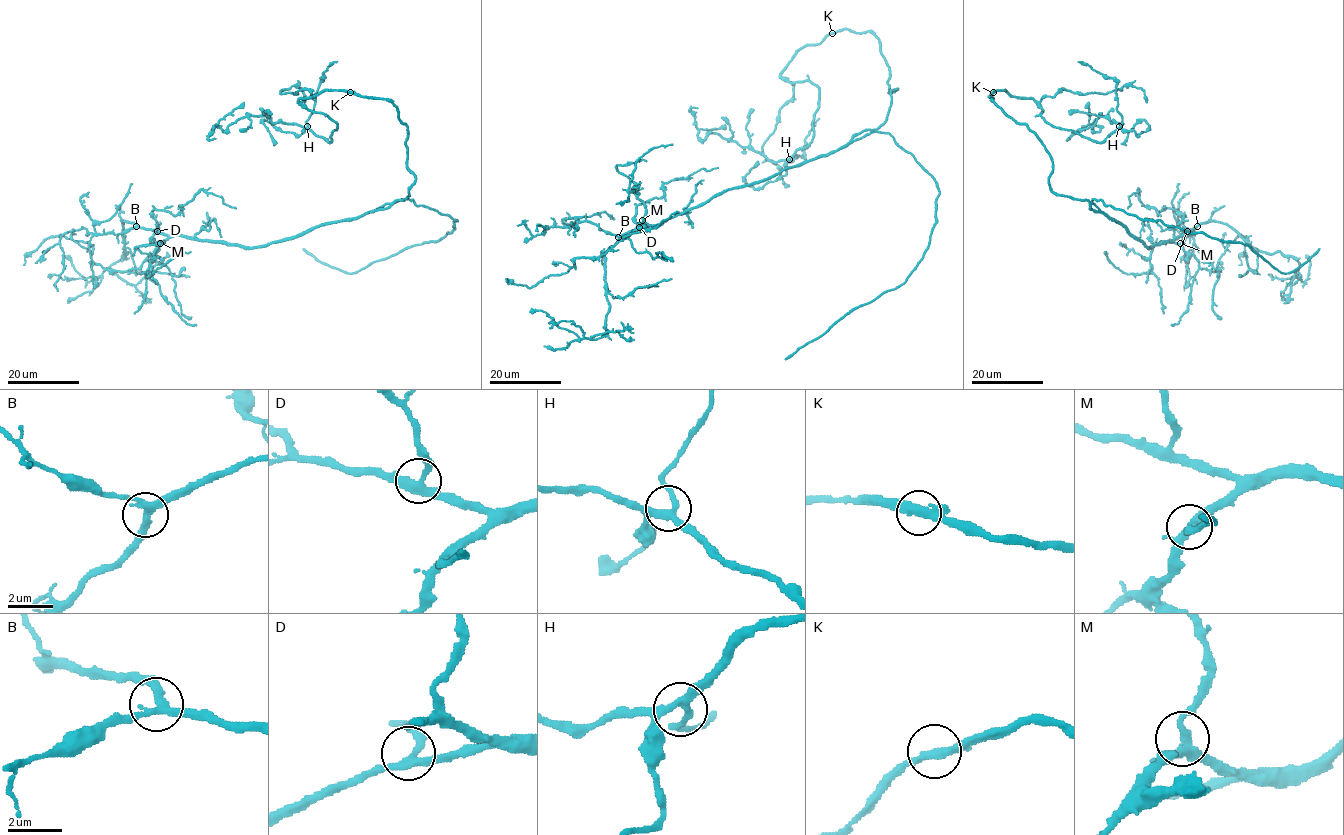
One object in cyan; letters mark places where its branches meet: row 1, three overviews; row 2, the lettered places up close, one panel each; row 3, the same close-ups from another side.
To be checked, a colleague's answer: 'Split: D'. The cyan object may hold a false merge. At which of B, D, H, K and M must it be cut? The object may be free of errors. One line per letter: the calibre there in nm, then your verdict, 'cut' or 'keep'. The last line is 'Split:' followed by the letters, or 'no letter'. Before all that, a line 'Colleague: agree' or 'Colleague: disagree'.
Colleague: disagree
B: calibre 280 nm; keep
D: calibre 280 nm; keep
H: calibre 280 nm; keep
K: calibre 280 nm; keep
M: calibre 280 nm; keep
Split: no letter

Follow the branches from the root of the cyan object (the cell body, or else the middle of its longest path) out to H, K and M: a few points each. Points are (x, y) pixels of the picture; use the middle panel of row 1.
H: (891, 99), (872, 33), (805, 45), (781, 75), (815, 84), (818, 107), (812, 141), (789, 159)
K: (891, 99), (891, 91), (897, 89), (888, 92), (889, 67), (879, 40), (869, 31), (832, 33)
M: (891, 99), (883, 124), (835, 150), (762, 180), (723, 190), (659, 224), (647, 225), (642, 220)

